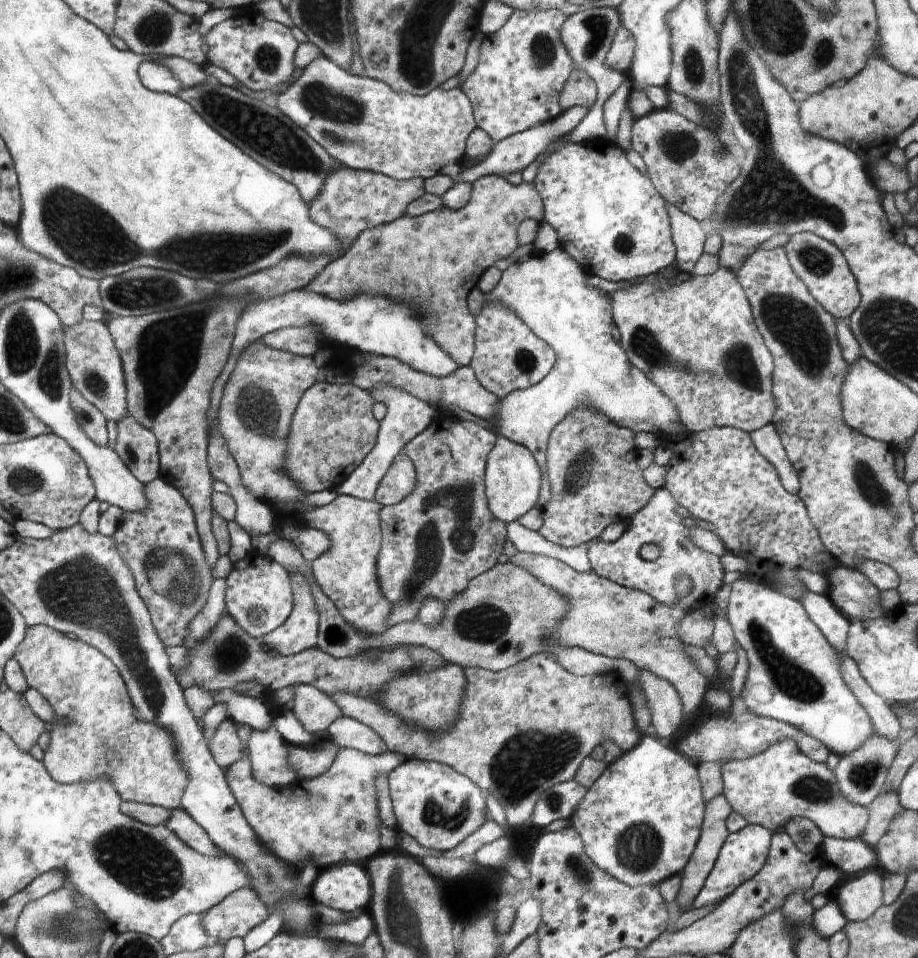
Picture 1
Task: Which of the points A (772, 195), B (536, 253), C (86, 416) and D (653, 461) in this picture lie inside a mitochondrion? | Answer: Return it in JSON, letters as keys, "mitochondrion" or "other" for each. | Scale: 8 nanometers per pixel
{"A":"mitochondrion","B":"other","C":"mitochondrion","D":"other"}

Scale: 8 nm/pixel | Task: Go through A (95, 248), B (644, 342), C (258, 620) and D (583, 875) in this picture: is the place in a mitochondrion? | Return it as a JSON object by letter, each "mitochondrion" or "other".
{"A":"mitochondrion","B":"mitochondrion","C":"mitochondrion","D":"mitochondrion"}

